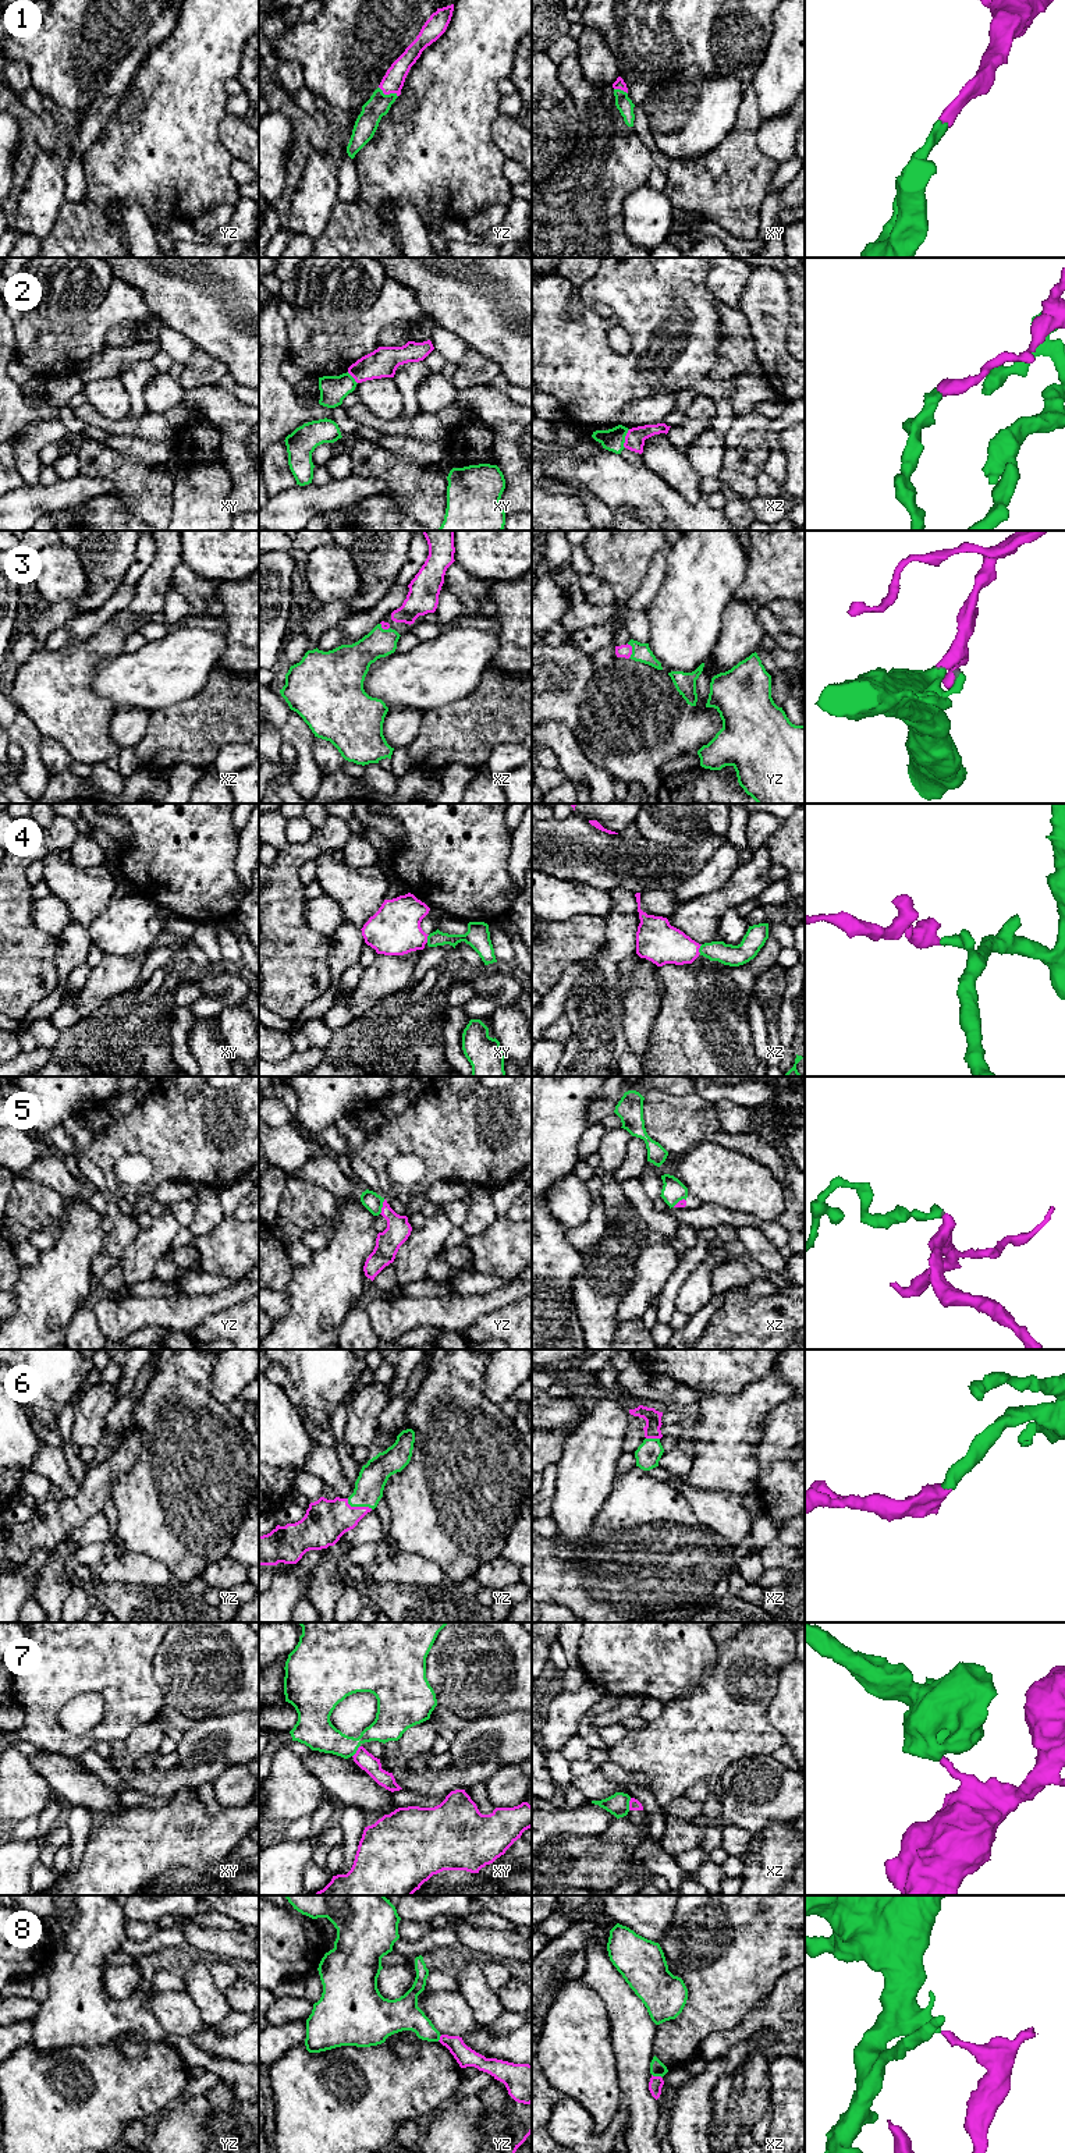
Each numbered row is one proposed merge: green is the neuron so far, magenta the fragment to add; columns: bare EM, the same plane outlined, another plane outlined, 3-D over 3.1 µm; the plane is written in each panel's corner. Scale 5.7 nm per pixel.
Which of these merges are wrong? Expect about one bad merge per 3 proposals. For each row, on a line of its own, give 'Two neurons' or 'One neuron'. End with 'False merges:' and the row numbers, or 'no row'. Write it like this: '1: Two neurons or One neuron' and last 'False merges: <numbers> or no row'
1: One neuron
2: Two neurons
3: One neuron
4: One neuron
5: Two neurons
6: One neuron
7: Two neurons
8: Two neurons
False merges: 2, 5, 7, 8

